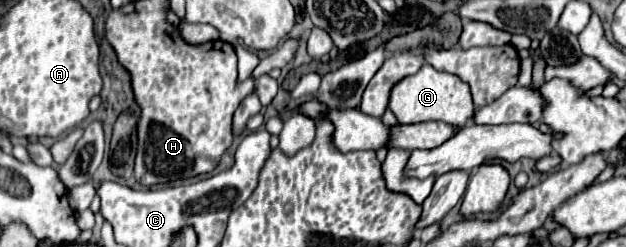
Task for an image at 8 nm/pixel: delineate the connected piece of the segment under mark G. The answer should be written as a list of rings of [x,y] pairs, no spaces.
[[[423,65],[415,75],[405,77],[391,89],[389,109],[395,113],[401,125],[413,125],[423,121],[443,121],[457,129],[465,127],[467,121],[475,115],[475,105],[471,101],[469,85],[451,73],[433,69],[431,65]]]

